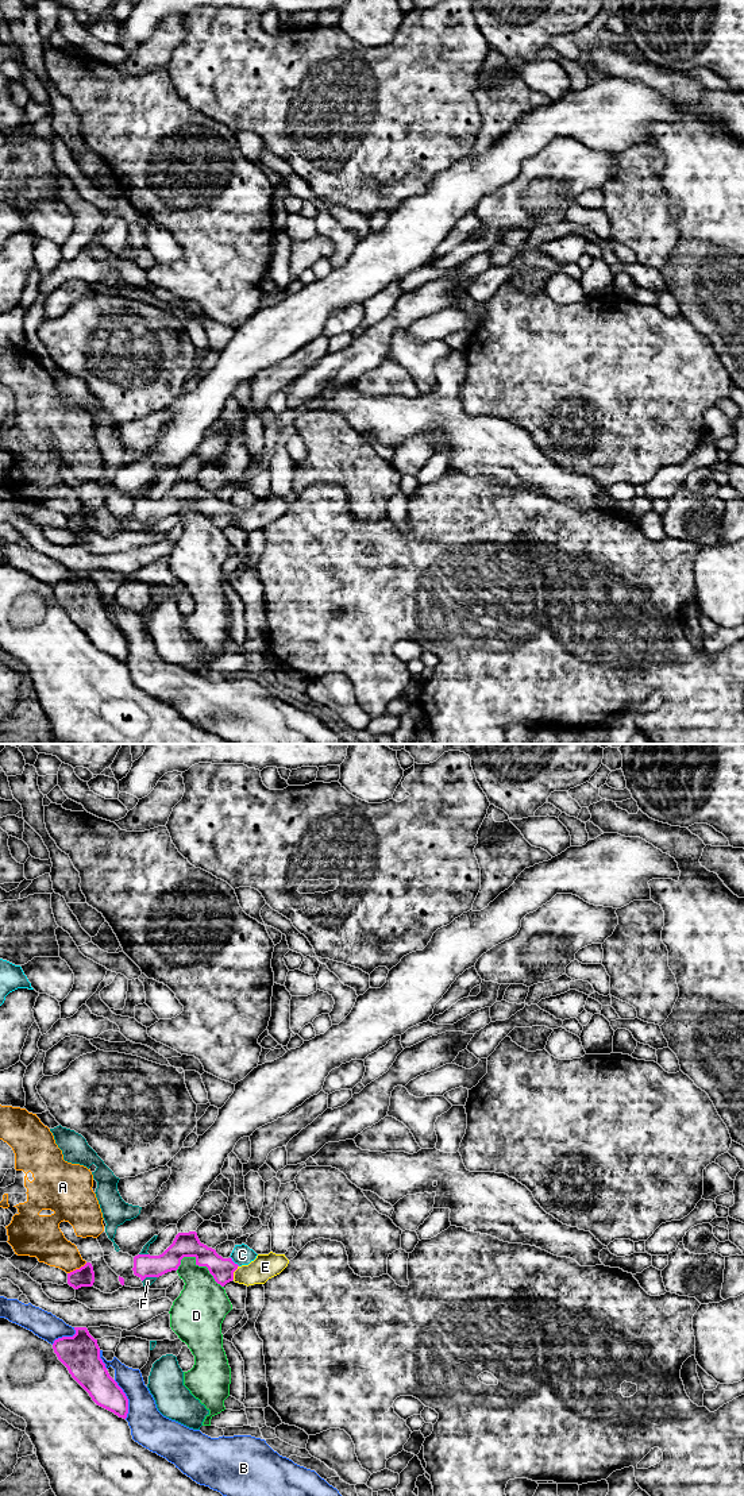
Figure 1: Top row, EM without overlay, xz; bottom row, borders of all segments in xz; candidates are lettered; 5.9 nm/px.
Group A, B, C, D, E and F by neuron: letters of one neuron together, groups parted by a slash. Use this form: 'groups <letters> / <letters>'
groups A / B / C / D / E / F

